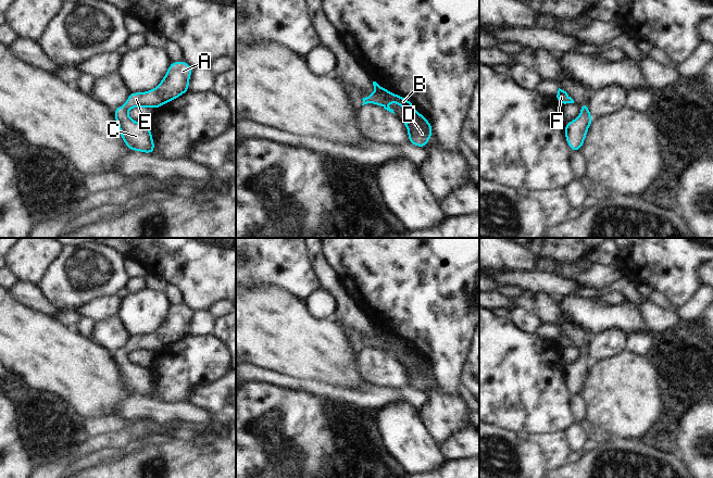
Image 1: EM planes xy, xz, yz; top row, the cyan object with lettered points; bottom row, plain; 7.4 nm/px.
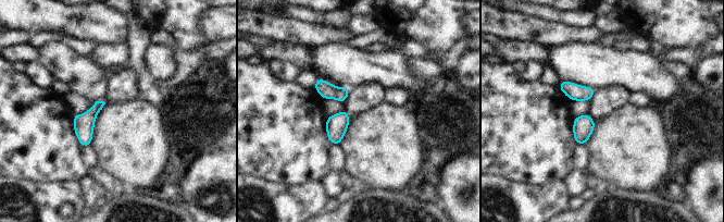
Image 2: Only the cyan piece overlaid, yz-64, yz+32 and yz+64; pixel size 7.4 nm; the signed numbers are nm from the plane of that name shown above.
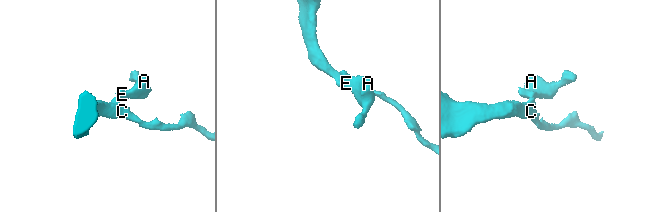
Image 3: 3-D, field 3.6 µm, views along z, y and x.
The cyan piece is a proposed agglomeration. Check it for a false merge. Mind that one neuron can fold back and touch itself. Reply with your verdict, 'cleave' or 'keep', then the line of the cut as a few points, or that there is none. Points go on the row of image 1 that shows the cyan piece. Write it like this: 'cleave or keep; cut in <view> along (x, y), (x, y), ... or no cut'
keep; no cut

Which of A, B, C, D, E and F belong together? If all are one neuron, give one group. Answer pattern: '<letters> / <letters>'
A B C D E F

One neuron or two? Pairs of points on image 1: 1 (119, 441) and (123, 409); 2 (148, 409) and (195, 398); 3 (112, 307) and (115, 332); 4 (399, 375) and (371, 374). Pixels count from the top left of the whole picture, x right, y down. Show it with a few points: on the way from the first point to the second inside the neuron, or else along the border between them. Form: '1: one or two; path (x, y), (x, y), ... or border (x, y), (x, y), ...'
1: two; border (132, 422), (148, 419), (157, 425)
2: two; border (188, 401), (200, 406), (209, 416)
3: two; border (116, 314), (96, 323)
4: one; path (392, 374), (377, 374)

